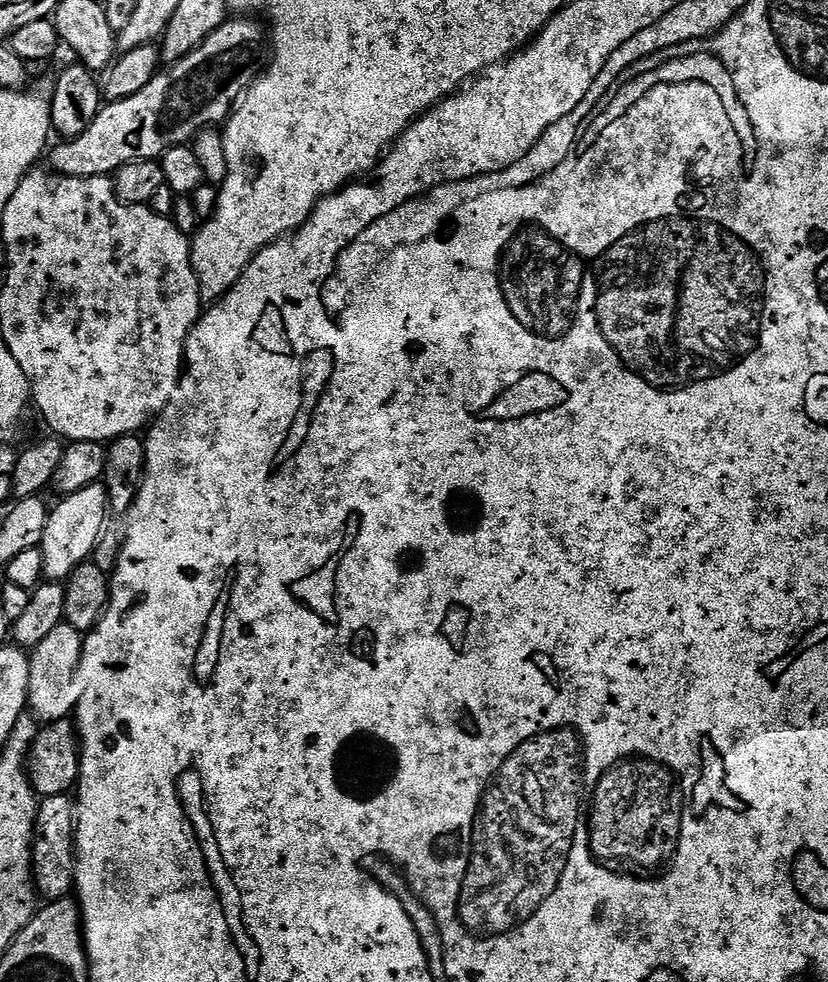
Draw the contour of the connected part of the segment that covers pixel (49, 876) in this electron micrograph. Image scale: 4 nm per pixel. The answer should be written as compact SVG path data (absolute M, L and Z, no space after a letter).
M68 794L43 797L38 804L36 827L38 835L32 846L34 883L45 901L69 899L76 886L76 804L73 797Z

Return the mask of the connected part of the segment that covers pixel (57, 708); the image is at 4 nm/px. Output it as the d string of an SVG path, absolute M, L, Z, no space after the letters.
M62 623L31 653L28 662L30 666L28 708L37 721L66 720L75 713L78 699L78 669L83 649L82 633Z

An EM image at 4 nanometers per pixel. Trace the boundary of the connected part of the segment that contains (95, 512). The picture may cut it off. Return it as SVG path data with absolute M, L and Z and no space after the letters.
M103 483L90 484L77 493L65 495L60 501L61 504L48 513L46 530L39 547L44 580L48 582L67 581L68 575L91 557L104 529L104 522L108 519L108 491Z

